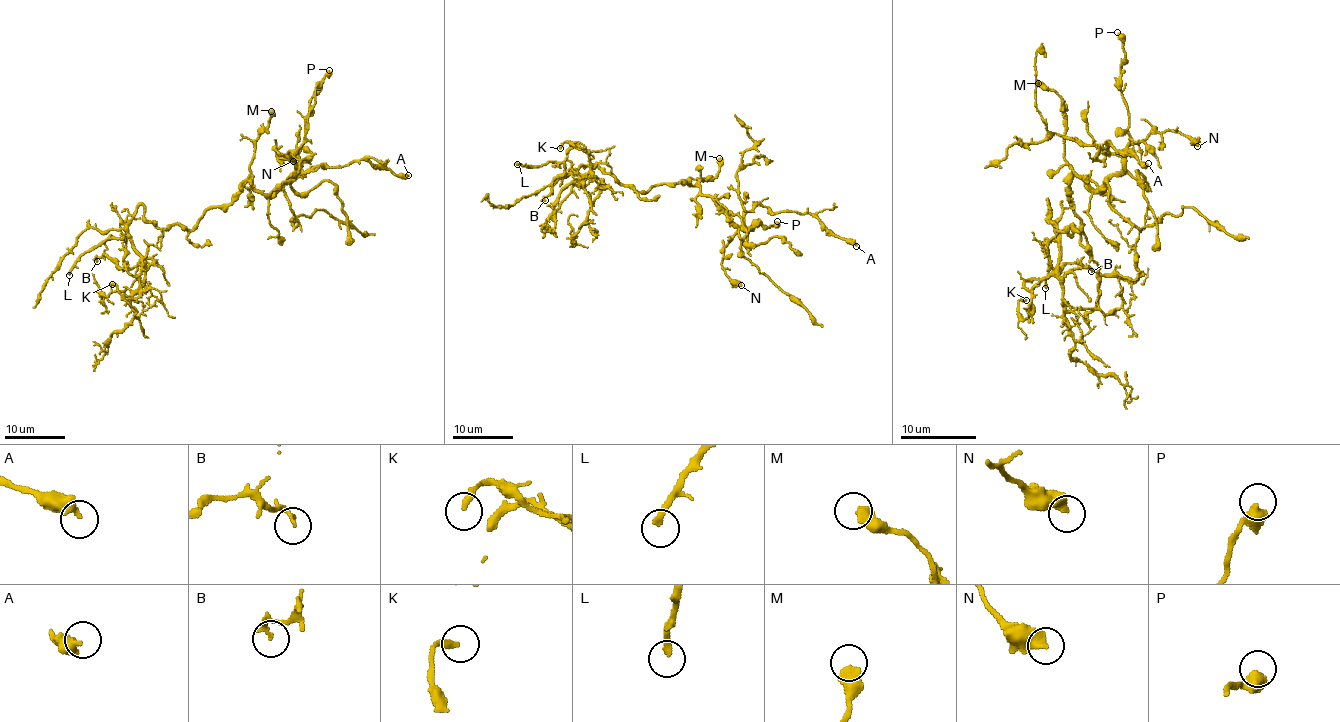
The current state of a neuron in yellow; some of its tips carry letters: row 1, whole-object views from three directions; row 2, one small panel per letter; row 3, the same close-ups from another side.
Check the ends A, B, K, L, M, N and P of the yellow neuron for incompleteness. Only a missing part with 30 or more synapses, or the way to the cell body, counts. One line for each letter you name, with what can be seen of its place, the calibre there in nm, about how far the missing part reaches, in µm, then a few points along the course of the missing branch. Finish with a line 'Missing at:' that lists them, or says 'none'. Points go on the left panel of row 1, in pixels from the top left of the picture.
L: Place: (69, 275). Thickness 240 nm. Missing length about 90 µm
Missing at: L

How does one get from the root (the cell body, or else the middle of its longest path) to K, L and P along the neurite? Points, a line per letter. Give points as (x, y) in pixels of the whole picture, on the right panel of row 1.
K: (1070, 203), (1081, 230), (1070, 226), (1047, 243), (1051, 271), (1032, 290), (1024, 319), (1019, 302), (1026, 300)
L: (1070, 203), (1080, 231), (1074, 226), (1059, 231), (1049, 222), (1049, 201), (1057, 237), (1042, 243), (1045, 288)
P: (1070, 203), (1074, 171), (1097, 190), (1123, 167), (1129, 116), (1119, 87), (1125, 51), (1117, 32)

